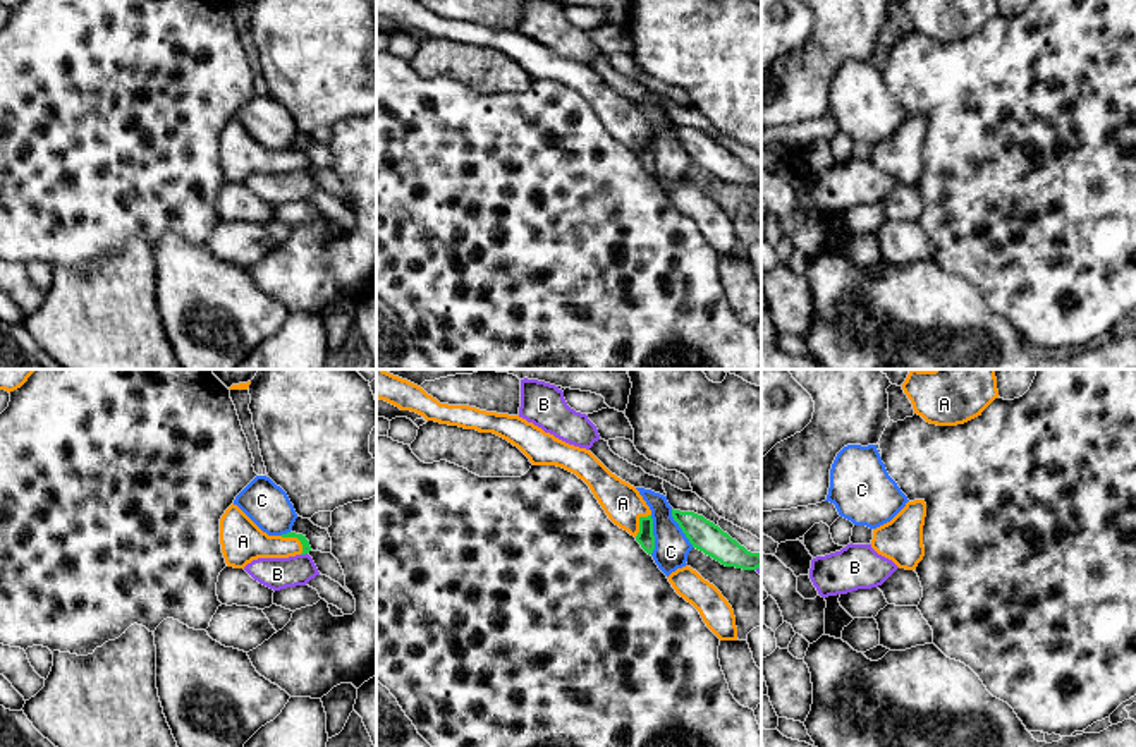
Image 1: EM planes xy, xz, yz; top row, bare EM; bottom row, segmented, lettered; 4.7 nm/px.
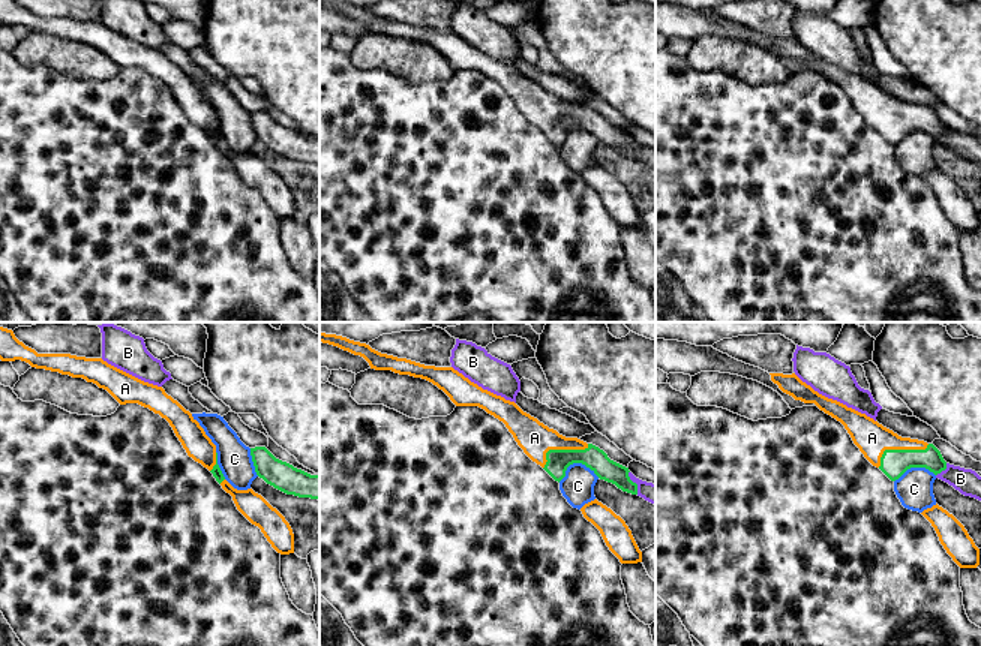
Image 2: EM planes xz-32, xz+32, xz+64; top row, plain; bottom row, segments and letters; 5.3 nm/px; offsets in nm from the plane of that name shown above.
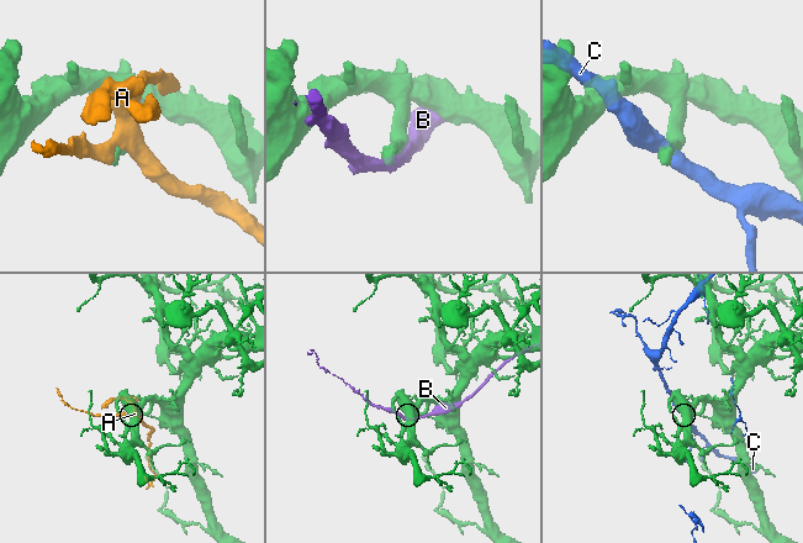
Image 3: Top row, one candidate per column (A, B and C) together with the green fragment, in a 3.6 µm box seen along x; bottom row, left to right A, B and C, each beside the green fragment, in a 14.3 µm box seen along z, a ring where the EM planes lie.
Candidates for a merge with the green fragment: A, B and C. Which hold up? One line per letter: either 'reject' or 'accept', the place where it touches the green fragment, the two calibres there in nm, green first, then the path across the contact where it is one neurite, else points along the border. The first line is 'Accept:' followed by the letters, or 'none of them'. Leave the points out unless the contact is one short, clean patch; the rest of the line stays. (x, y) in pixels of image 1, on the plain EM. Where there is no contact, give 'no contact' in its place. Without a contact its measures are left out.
Accept: A
A: accept | xy (296, 151) | 50/200 nm | across xy (306, 163), (296, 151), (289, 158), (243, 157)
B: reject | xy (303, 169) | 50/150 nm
C: reject | xz (679, 141) | 140/160 nm

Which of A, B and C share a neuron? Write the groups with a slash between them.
A / B / C

